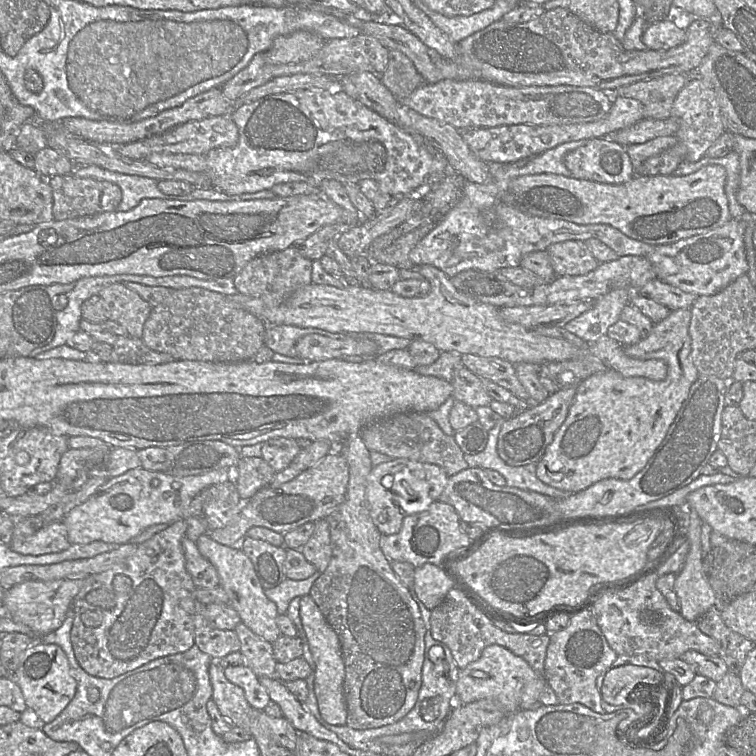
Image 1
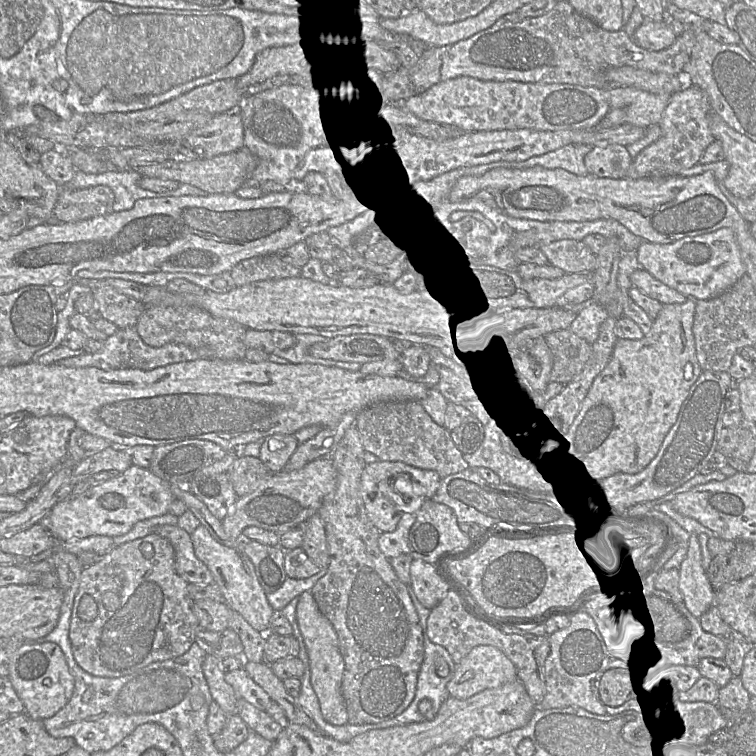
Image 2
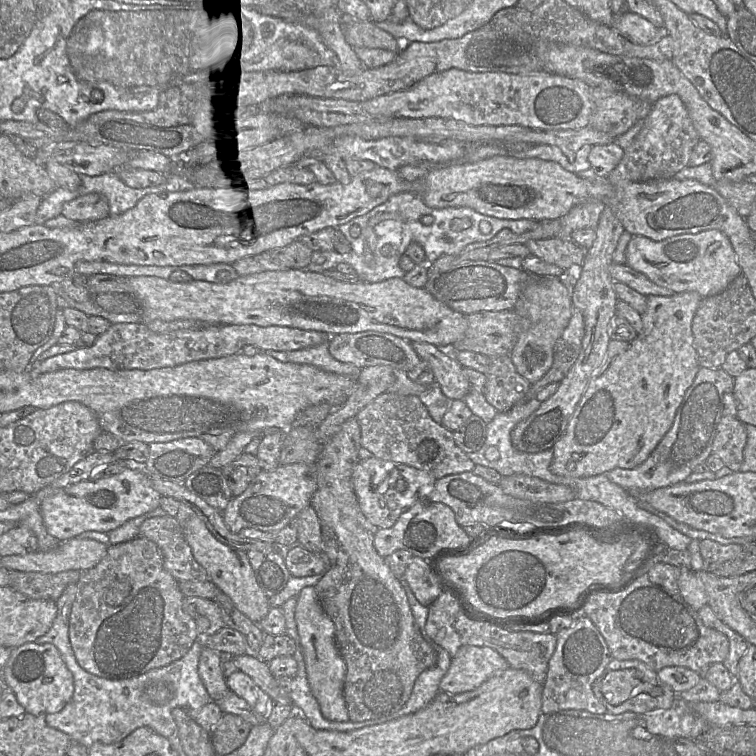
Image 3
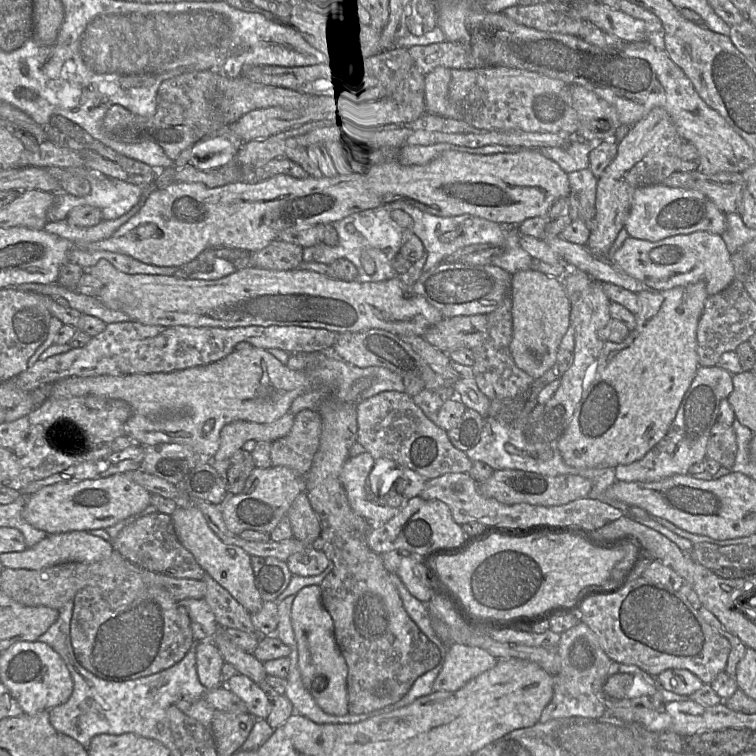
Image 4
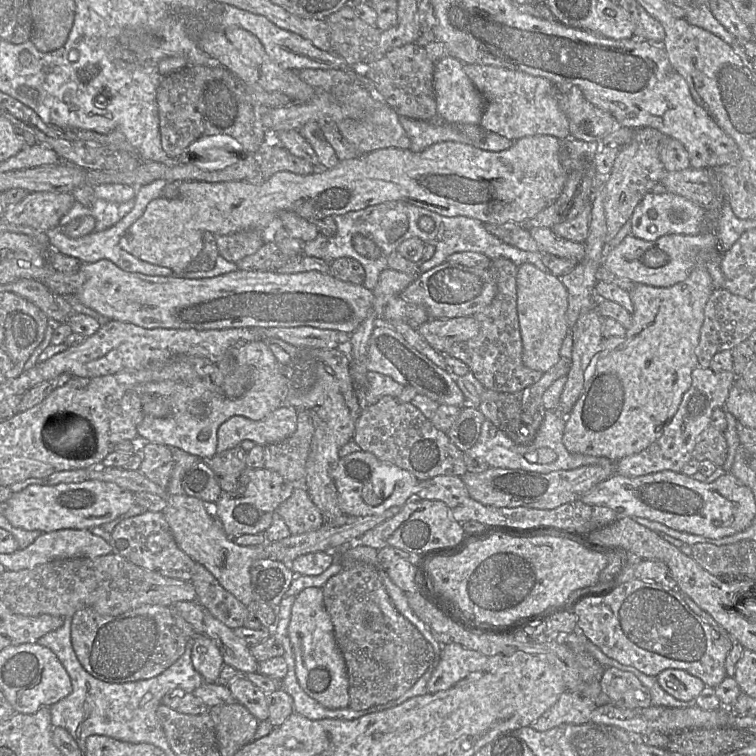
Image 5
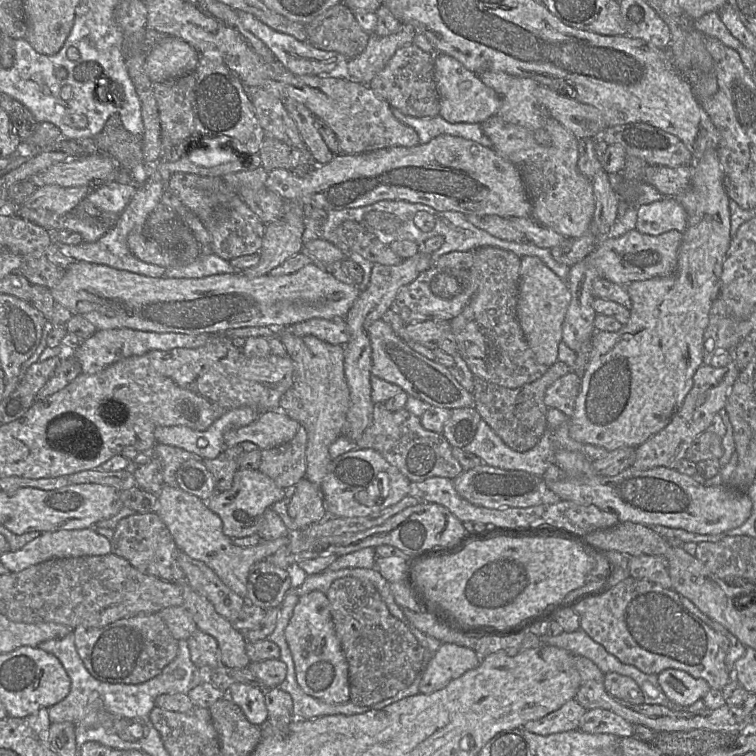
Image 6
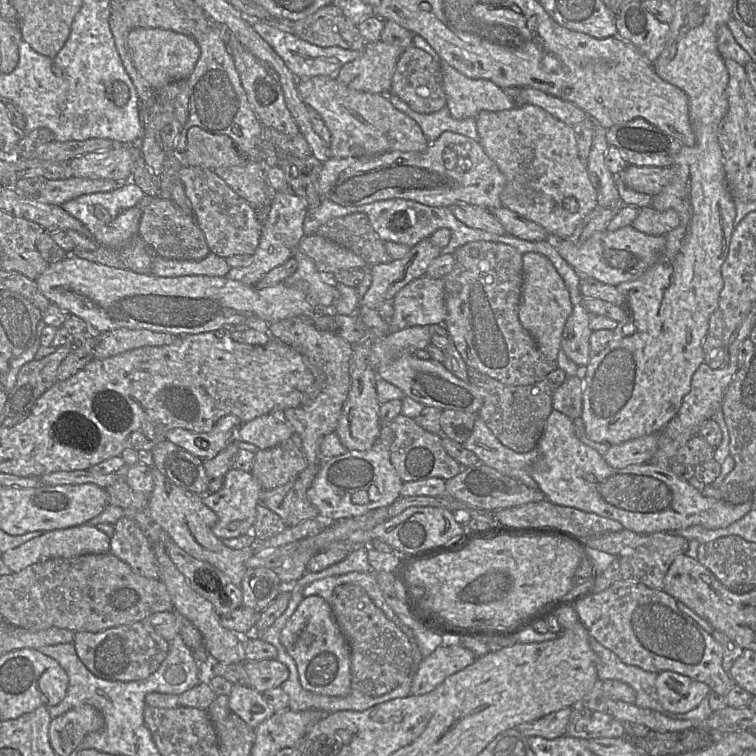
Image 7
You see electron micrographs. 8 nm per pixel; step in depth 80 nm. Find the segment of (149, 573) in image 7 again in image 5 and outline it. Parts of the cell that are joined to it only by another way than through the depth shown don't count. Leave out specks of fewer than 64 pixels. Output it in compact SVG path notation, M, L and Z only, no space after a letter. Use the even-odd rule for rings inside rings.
M163 512L145 513L119 523L112 532L113 552L131 563L163 576L190 581L195 561L177 545Z

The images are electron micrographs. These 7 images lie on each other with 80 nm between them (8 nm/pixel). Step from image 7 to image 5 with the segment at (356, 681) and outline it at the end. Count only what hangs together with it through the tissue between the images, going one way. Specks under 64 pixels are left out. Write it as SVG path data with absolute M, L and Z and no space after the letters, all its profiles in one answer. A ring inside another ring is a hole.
M342 563L344 569L322 588L334 637L345 659L349 706L355 711L395 700L411 688L434 662L433 646L394 607L379 576L379 566Z

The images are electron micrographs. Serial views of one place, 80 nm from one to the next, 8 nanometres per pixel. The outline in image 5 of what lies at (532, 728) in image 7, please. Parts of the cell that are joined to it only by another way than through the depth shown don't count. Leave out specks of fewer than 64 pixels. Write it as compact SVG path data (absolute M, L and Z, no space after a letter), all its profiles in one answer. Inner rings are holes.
M566 690L557 702L530 725L533 729L543 732L562 724L582 725L590 722L596 704L579 694Z

